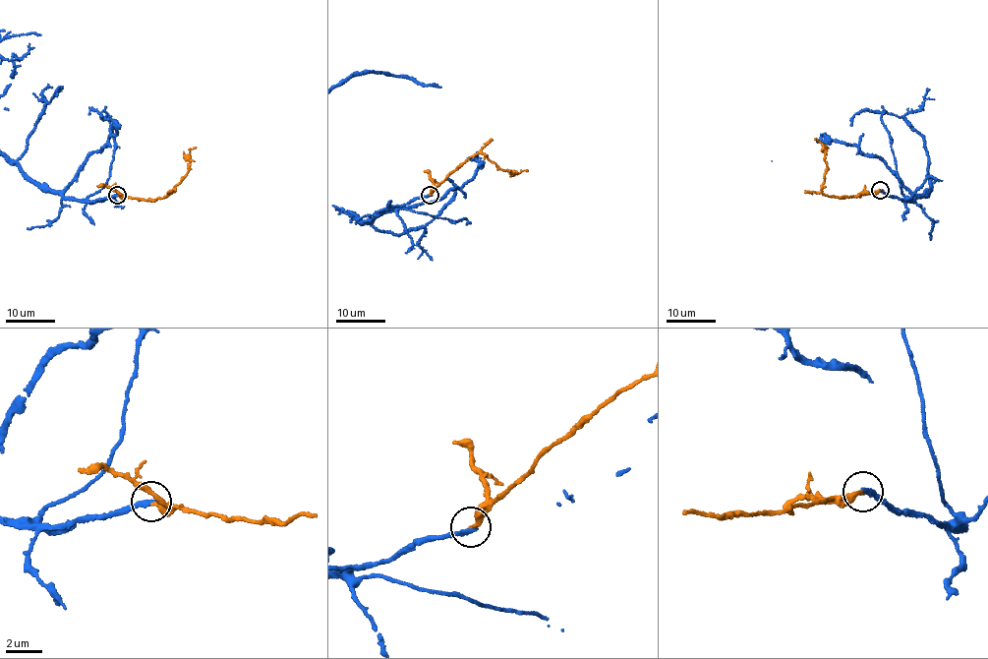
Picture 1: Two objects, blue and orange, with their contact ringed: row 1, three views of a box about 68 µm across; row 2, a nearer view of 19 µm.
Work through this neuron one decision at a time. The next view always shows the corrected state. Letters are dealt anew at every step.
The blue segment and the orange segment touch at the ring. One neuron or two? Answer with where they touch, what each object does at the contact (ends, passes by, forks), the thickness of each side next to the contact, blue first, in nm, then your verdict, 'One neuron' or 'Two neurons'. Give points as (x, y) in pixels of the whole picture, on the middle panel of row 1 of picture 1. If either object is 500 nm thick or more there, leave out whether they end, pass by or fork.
Place: (430, 195). At the ring blue ends. At the ring orange ends. Thickness 300 nm (blue) against 200 nm. One neuron

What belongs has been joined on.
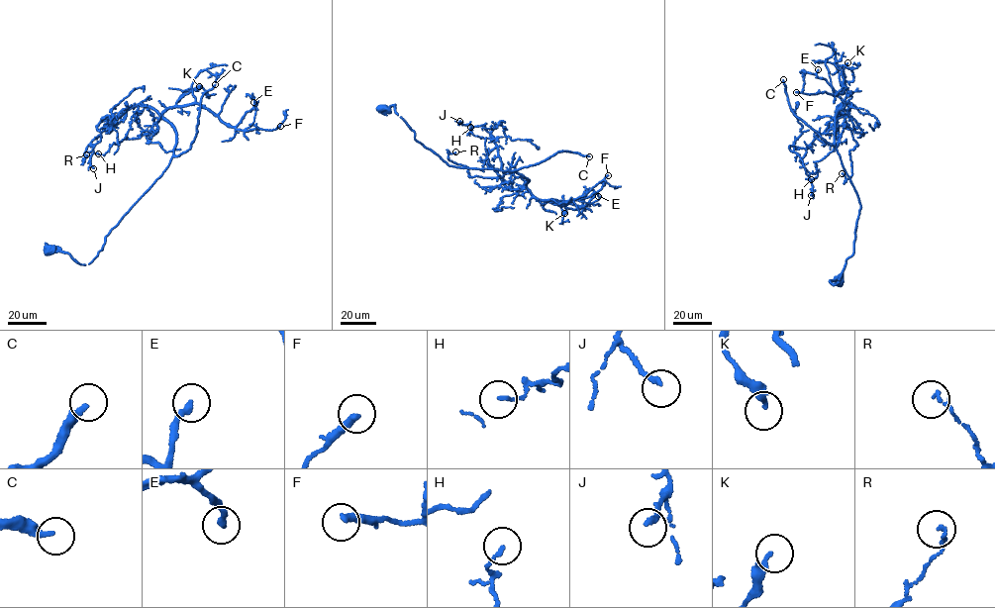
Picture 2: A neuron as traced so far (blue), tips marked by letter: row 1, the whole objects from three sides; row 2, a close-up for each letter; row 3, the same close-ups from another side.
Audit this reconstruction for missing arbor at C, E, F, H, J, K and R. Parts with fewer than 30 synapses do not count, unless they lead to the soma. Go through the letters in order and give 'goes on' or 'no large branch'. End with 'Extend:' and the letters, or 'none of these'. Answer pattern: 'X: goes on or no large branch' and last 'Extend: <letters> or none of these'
C: goes on
E: goes on
F: no large branch
H: no large branch
J: no large branch
K: no large branch
R: no large branch
Extend: C, E

